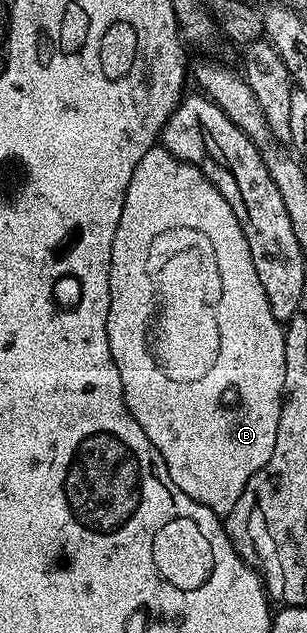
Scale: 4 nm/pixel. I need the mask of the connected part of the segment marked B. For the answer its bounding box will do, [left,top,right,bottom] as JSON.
[107,145,285,516]

